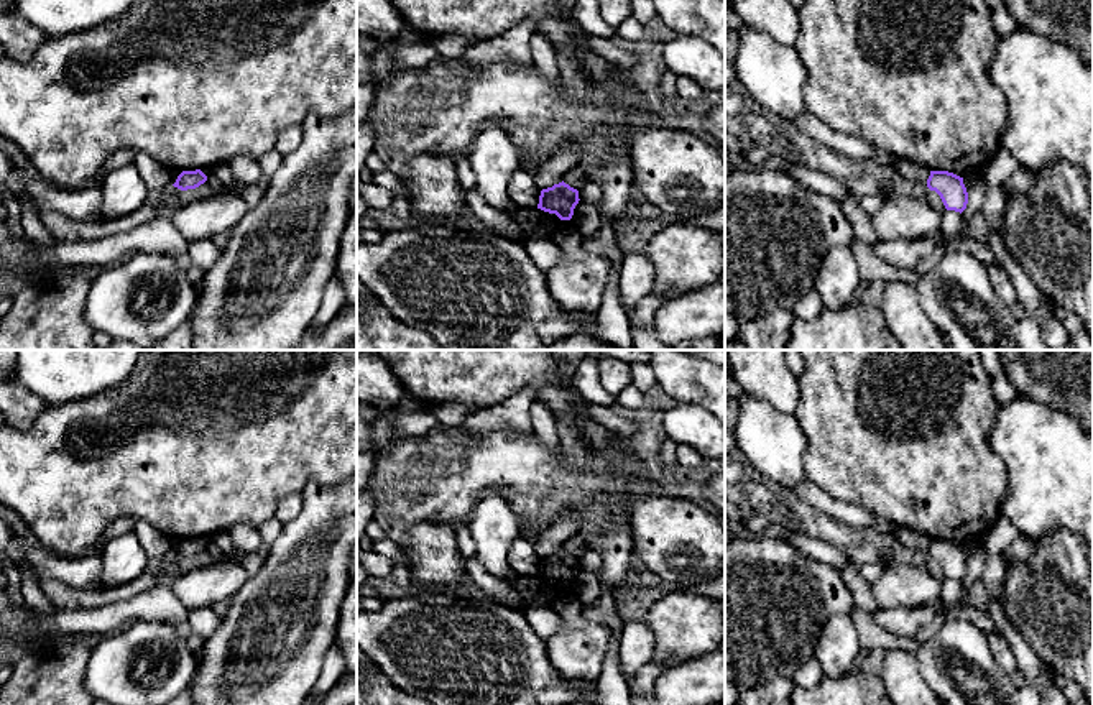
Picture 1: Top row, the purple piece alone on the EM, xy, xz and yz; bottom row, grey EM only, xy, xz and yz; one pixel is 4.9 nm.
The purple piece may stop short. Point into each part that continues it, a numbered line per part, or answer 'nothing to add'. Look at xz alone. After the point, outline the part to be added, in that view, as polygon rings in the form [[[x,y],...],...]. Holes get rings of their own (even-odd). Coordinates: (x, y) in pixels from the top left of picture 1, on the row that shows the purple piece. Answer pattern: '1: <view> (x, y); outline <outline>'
nothing to add

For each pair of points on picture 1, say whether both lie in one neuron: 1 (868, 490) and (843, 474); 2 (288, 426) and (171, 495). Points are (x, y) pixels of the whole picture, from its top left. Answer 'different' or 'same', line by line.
1: same
2: same

